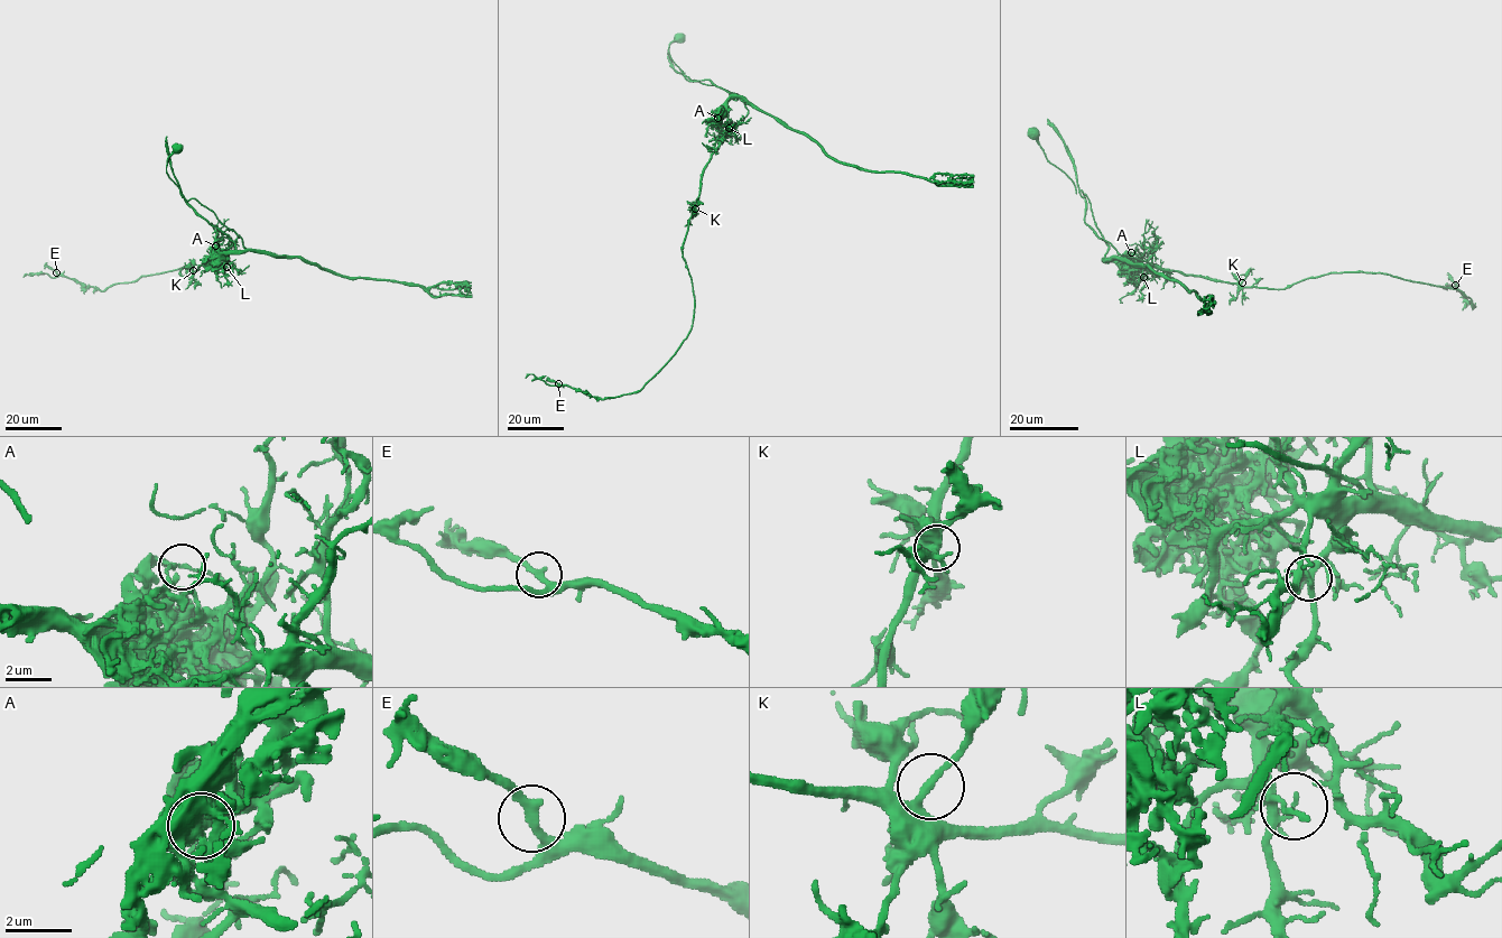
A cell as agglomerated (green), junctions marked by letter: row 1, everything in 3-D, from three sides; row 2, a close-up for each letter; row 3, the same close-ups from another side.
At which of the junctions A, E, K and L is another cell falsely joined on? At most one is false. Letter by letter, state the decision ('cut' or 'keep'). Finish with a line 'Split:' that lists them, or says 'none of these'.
A: cut
E: keep
K: keep
L: keep
Split: A

